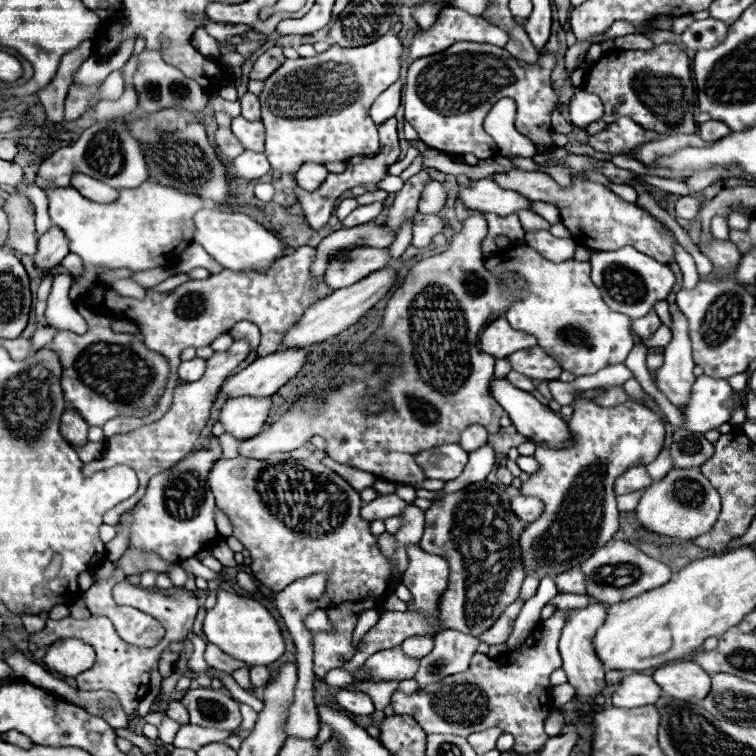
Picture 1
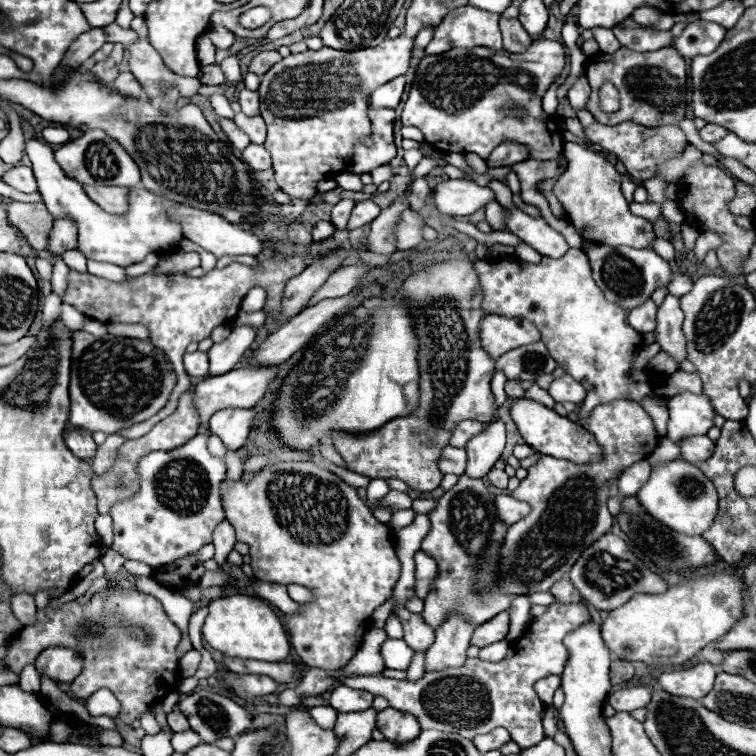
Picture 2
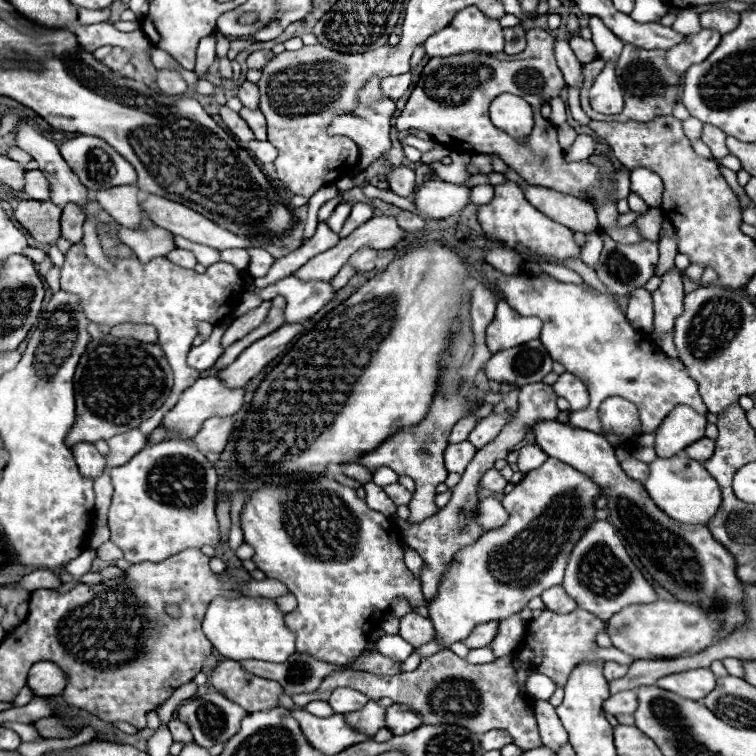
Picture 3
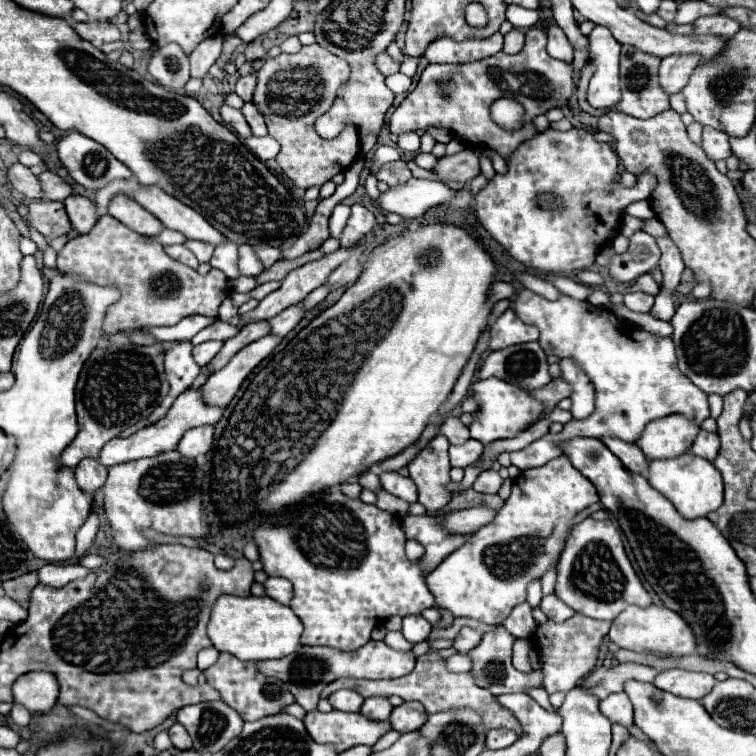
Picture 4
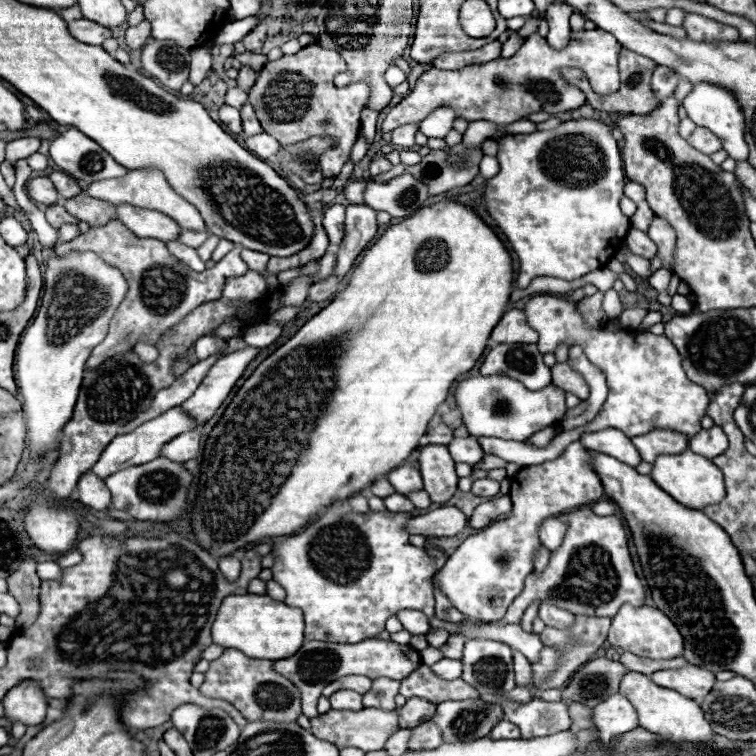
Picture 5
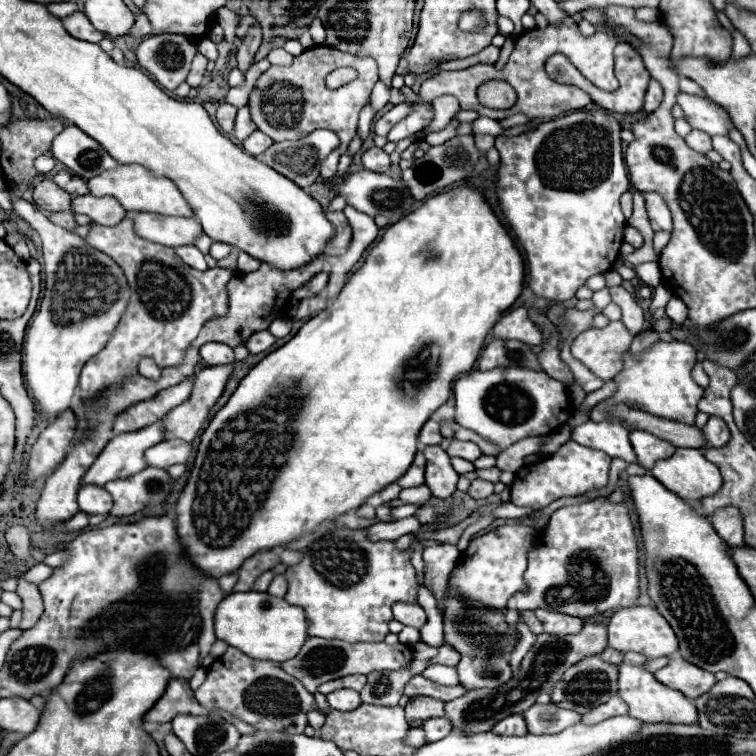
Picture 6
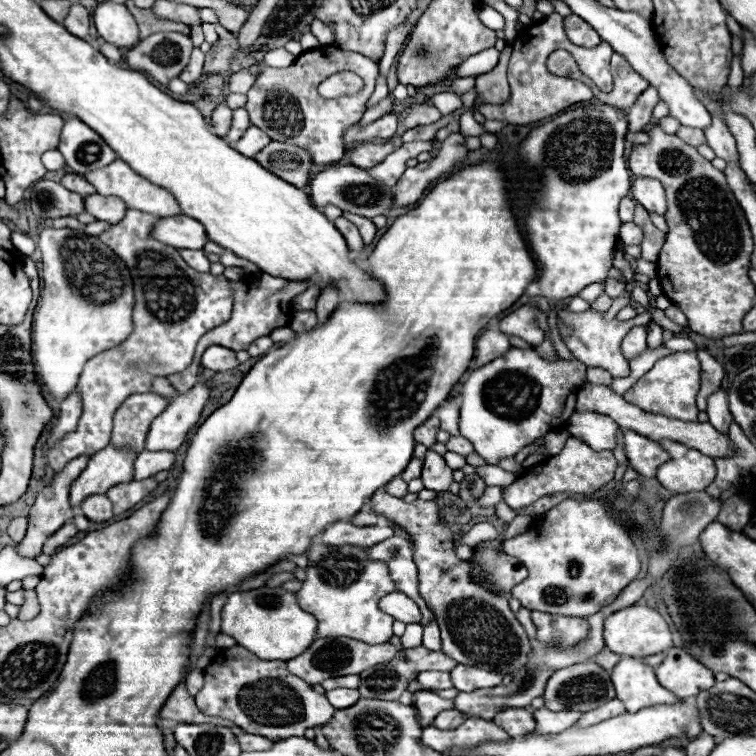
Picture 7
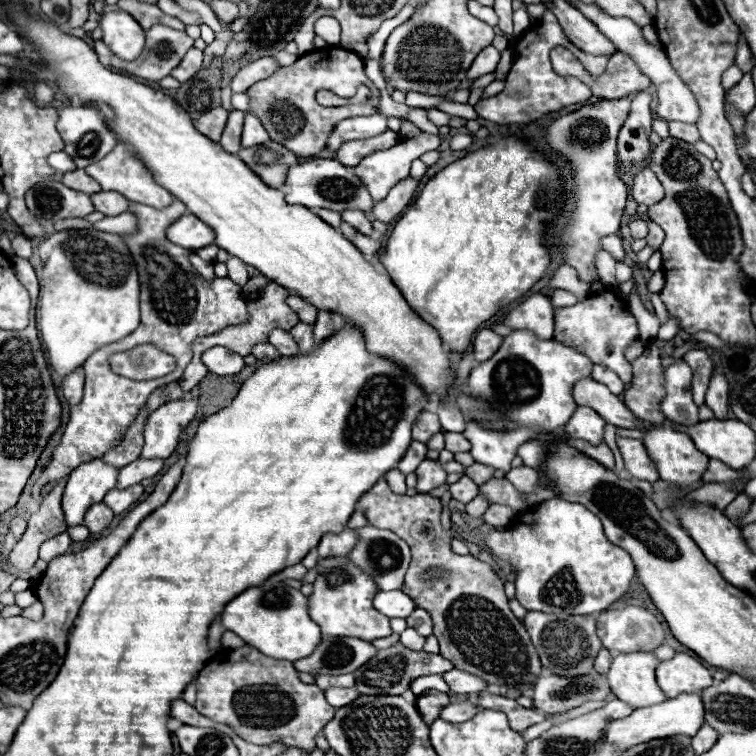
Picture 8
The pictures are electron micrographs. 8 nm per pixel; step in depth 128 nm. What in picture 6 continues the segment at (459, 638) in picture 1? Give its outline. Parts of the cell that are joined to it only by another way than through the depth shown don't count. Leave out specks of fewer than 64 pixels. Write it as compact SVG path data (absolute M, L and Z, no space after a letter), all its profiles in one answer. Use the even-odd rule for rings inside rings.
M568 440L550 458L524 466L520 472L516 472L516 478L512 482L510 502L514 502L516 506L530 506L532 510L540 510L558 498L578 496L588 490L604 488L608 484L610 460L612 458L606 456L604 452L596 452L586 446L576 444L574 440ZM524 524L500 526L484 536L474 538L468 550L458 560L458 566L452 570L452 578L448 580L450 588L472 604L498 610L506 608L508 598L514 592L524 590L526 550L532 546L532 542L534 542L534 530Z

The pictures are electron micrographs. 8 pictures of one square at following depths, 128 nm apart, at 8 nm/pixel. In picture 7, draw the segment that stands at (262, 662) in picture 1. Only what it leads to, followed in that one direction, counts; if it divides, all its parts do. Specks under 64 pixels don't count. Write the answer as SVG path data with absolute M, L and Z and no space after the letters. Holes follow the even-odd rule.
M256 588L256 590L246 590L246 592L234 592L228 596L226 606L222 608L222 626L220 626L222 634L232 636L240 646L244 646L246 650L250 650L252 654L256 654L262 660L290 660L300 656L300 652L304 652L304 648L308 648L308 644L312 644L312 640L316 640L316 620L312 614L304 612L298 606L296 600L296 592L286 592L284 588Z

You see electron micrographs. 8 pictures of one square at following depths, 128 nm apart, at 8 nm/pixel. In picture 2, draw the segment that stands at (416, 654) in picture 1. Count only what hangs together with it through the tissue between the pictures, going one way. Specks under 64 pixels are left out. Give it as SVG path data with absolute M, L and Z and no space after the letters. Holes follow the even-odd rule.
M406 608L398 612L400 622L404 624L404 642L416 652L428 650L434 642L434 630L422 620L420 614L412 614Z

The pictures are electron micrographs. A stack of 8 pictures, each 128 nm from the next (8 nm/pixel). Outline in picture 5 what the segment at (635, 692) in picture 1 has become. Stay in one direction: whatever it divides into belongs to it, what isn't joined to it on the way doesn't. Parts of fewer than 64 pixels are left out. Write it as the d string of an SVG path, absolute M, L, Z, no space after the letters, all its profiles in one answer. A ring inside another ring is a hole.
M614 694L608 700L600 702L592 710L592 716L594 716L594 724L600 730L602 742L608 742L612 736L624 734L638 726L638 716L632 704L620 694Z

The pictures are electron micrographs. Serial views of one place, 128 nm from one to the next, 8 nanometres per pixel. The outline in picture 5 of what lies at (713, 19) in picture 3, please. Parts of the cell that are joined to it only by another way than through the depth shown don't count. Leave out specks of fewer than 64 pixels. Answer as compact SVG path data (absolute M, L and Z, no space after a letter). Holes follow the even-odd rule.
M686 12L682 28L690 40L696 42L738 42L738 30L726 24L720 24L712 18Z

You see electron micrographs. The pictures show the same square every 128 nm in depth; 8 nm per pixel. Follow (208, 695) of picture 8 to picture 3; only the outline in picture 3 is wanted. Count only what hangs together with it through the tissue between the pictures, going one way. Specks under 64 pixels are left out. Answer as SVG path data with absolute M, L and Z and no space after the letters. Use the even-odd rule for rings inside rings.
M222 658L220 664L212 670L210 684L250 714L276 708L278 698L284 694L280 684L274 680L252 676L240 668L240 662L228 658Z

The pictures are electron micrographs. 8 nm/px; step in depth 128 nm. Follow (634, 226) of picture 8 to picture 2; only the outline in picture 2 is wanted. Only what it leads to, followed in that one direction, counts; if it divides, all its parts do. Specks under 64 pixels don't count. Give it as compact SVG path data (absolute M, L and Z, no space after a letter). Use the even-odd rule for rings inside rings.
M598 246L592 250L586 250L586 254L590 260L592 278L596 280L596 284L602 288L602 292L606 294L610 302L616 302L624 310L632 310L640 306L658 286L668 286L672 278L668 262L648 248L638 250L638 248L628 248L628 246L620 246L620 248Z

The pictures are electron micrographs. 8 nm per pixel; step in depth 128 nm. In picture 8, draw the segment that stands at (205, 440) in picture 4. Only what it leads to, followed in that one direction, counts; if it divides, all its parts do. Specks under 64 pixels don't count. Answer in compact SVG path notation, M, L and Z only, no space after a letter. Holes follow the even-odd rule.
M138 458L136 462L120 468L116 488L128 488L128 486L142 482L144 478L156 476L162 470L162 464L164 464L162 460L142 460L142 458Z

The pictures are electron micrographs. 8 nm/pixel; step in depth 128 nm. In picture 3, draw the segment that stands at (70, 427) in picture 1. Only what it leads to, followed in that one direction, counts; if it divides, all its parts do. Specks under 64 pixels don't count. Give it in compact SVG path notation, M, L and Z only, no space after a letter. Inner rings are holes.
M80 442L74 446L74 458L76 458L76 464L78 464L78 470L82 476L88 476L88 478L96 478L100 476L100 472L104 472L104 466L106 466L106 460L102 454L96 452L96 448L92 444L86 444L86 442Z

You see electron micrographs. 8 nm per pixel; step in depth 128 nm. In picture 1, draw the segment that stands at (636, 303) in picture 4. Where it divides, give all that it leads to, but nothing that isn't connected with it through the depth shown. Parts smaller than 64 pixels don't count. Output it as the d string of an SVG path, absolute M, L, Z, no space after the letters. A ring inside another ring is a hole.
M648 312L646 316L632 320L632 330L636 332L636 336L638 336L640 340L646 340L650 334L654 334L654 332L658 330L660 324L662 324L662 322L660 322L660 318L656 316L656 312Z

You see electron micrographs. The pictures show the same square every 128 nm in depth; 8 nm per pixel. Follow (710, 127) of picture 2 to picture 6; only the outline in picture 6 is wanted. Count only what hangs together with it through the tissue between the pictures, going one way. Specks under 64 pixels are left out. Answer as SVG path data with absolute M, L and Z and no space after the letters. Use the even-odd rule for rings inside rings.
M692 130L684 140L686 140L686 144L688 144L692 150L696 150L696 152L700 152L700 154L706 154L708 150L712 150L712 140L710 140L710 136L708 136L706 132Z

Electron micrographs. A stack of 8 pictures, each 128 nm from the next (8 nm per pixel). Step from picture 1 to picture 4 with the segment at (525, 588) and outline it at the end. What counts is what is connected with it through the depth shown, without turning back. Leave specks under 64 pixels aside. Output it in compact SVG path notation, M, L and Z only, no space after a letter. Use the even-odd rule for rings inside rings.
M496 628L494 632L484 634L482 640L478 642L478 646L468 652L468 656L472 660L470 672L476 680L476 684L480 684L482 688L488 688L492 694L524 692L528 688L540 688L542 686L542 674L524 674L512 666L512 644L514 644L514 640L516 638L510 632L506 632L504 628Z

